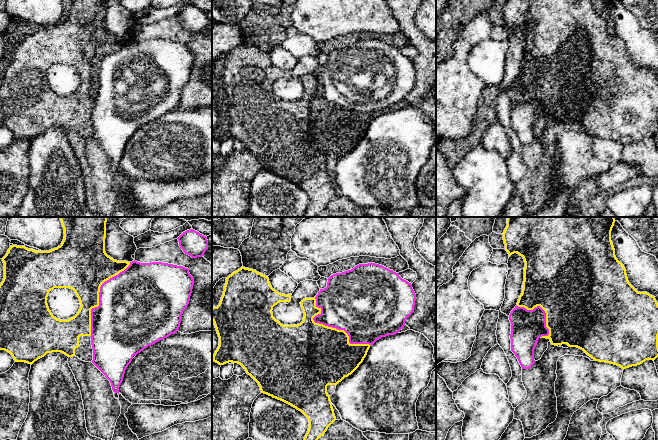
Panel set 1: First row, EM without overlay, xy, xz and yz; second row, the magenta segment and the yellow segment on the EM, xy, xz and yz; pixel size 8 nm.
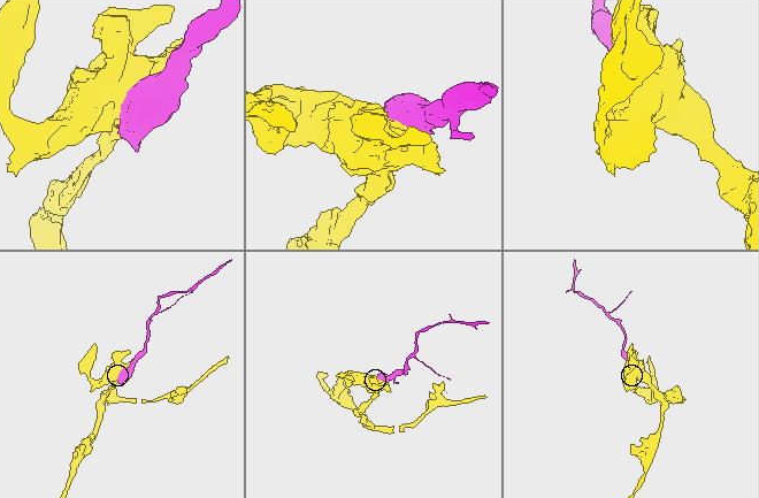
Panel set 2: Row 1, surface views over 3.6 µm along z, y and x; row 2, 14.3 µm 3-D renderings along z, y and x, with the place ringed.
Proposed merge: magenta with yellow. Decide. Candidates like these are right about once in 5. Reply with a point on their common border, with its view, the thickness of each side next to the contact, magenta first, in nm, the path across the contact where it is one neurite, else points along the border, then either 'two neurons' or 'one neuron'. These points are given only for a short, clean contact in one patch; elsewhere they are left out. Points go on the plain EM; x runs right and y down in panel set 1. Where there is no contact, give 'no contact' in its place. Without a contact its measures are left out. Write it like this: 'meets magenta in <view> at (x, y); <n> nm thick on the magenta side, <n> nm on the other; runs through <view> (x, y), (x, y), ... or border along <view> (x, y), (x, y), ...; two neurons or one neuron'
meets magenta in xz at (333, 103); 460 nm thick on the magenta side, 480 nm on the other; two neurons

